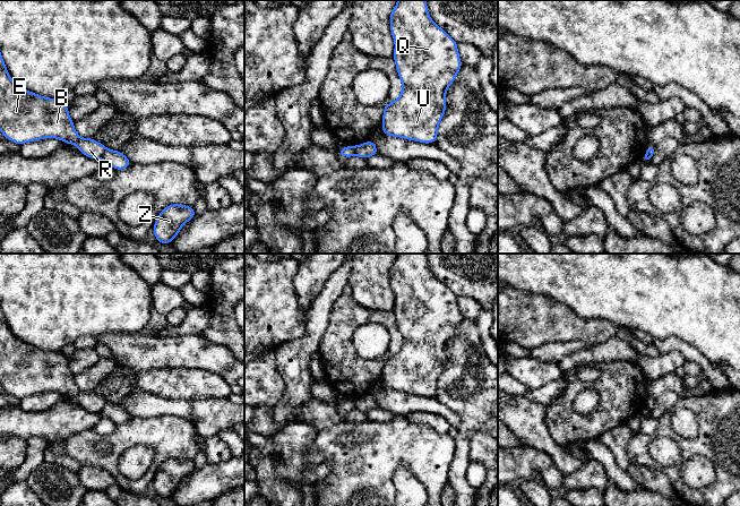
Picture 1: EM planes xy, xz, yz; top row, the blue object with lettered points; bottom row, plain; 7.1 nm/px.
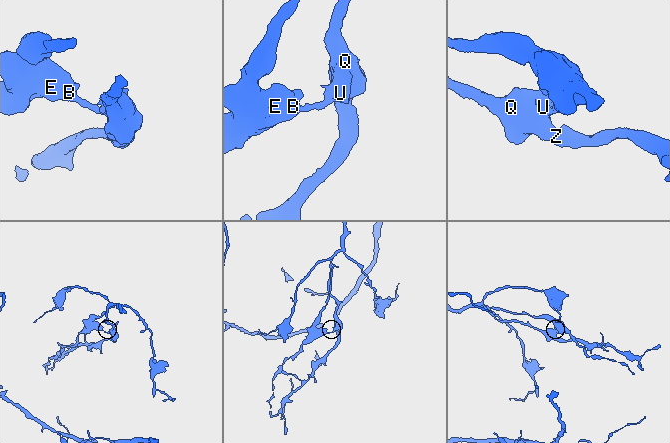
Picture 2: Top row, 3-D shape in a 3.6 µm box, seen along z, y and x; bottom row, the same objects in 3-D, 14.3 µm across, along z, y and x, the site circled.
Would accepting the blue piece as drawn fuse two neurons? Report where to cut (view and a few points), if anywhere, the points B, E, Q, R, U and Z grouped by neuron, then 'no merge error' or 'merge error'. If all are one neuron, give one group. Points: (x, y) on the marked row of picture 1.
cut in xy along (106, 149), (100, 157); B E R / Q U Z; merge error

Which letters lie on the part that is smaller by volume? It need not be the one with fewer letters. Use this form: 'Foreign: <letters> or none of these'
Foreign: B, E, R

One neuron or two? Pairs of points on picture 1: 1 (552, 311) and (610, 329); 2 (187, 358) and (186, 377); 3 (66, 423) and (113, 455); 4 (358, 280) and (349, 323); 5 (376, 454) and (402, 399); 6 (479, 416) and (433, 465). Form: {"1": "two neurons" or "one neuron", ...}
{"1": "one neuron", "2": "two neurons", "3": "two neurons", "4": "two neurons", "5": "two neurons", "6": "two neurons"}

